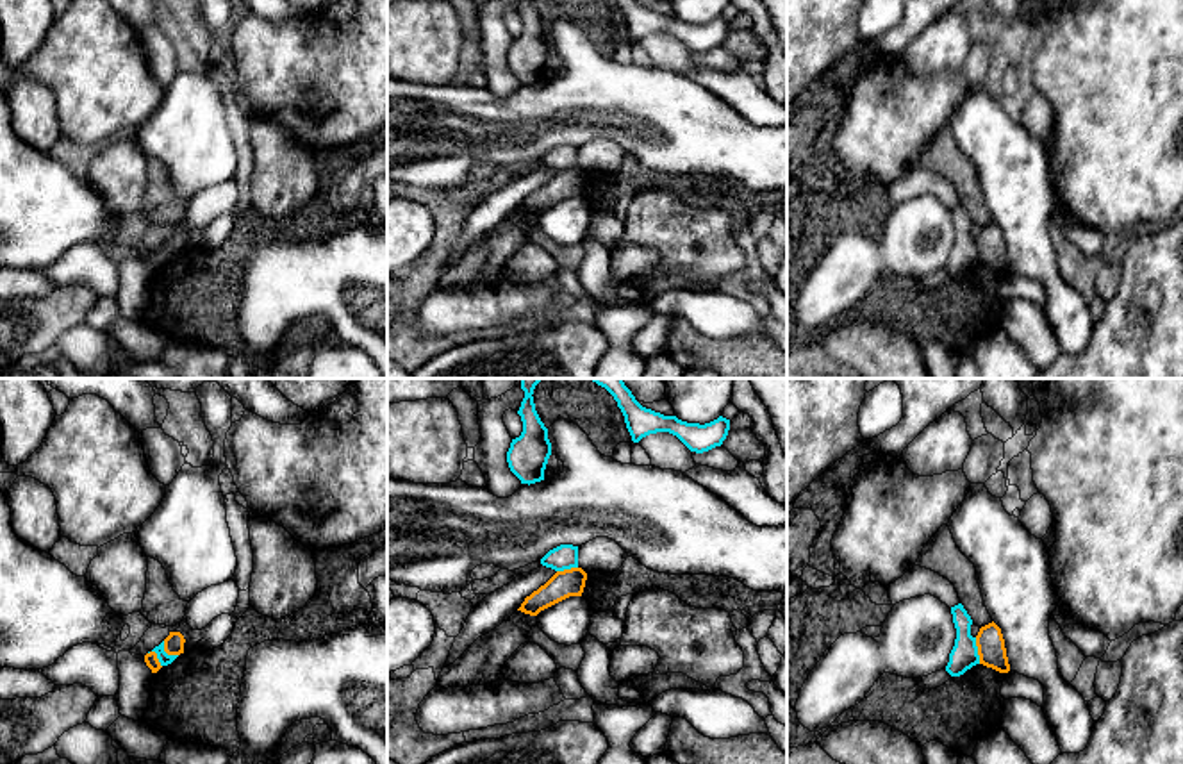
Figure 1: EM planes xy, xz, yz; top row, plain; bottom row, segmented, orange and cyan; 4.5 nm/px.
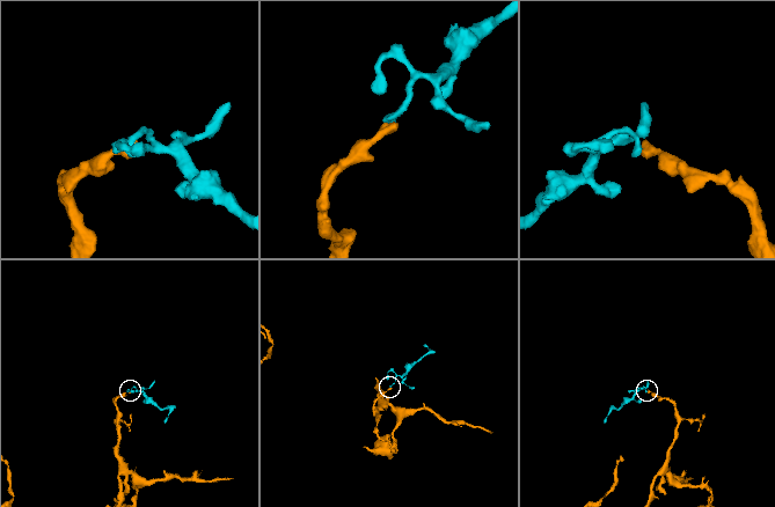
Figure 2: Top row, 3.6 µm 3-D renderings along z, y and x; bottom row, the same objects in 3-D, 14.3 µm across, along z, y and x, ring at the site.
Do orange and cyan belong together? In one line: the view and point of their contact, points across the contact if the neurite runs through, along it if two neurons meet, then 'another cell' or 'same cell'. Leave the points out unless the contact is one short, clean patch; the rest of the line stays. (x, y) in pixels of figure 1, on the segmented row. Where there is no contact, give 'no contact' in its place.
yz (978, 650) | along yz (975, 638), (980, 663) | another cell

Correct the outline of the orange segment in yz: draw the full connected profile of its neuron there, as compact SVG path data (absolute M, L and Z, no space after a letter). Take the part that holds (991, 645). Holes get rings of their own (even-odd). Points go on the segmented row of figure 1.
M992 621L980 628L976 635L980 664L999 673L1008 673L1010 664L1006 657L1005 639L1001 628Z

